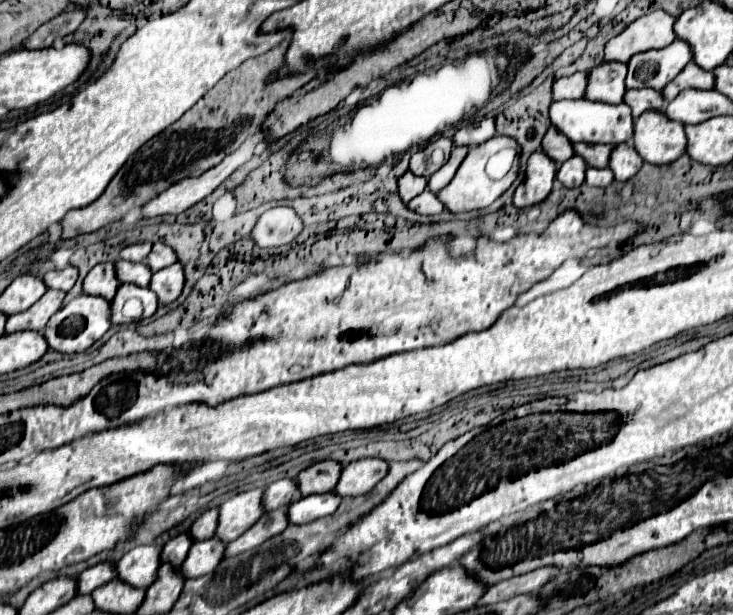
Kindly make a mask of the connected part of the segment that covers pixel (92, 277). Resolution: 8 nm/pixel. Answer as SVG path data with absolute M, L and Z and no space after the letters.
M106 262L106 264L96 264L88 276L82 282L82 292L84 294L92 294L92 296L102 296L108 302L114 298L116 288L118 288L118 278L114 272L114 262Z

